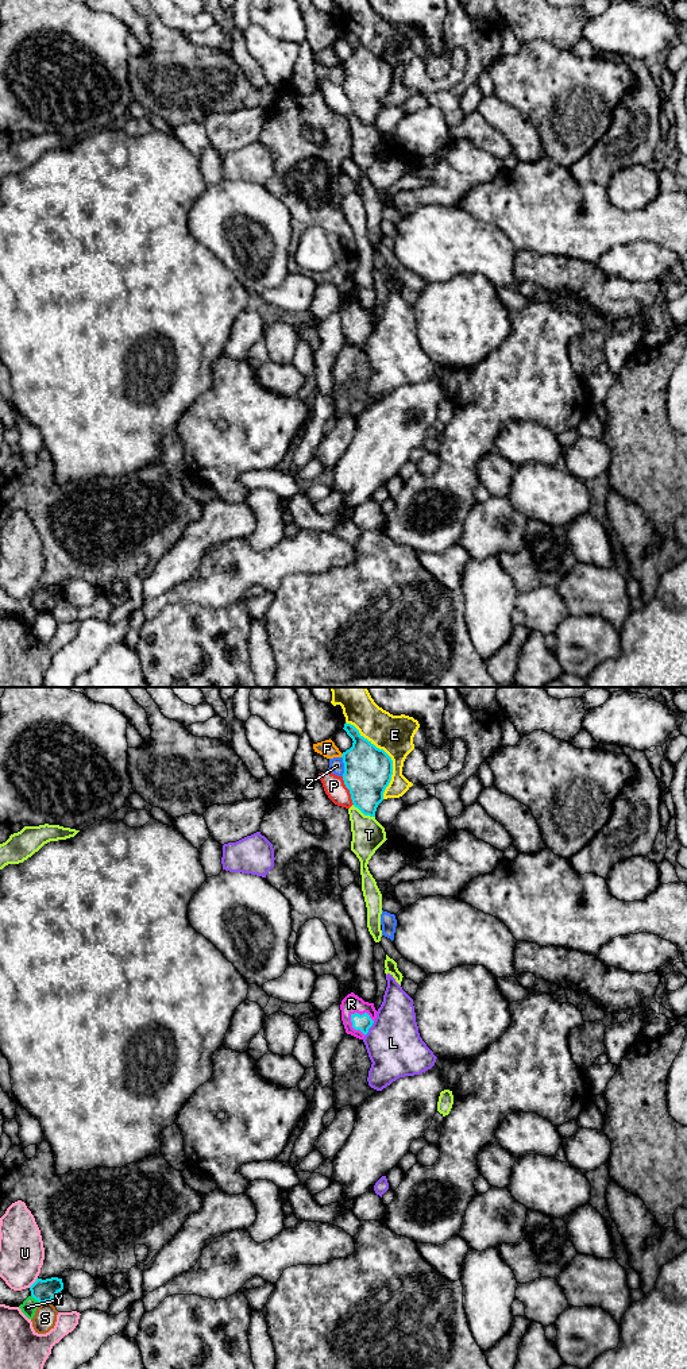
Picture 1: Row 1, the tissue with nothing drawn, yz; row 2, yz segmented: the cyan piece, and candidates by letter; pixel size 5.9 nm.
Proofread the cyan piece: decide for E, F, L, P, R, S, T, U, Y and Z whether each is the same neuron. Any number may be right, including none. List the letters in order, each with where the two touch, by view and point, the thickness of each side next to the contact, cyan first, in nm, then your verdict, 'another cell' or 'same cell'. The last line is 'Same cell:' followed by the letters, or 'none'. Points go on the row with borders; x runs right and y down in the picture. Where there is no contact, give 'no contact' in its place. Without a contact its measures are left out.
E: meets cyan in yz at (389, 756); 280 nm thick on the cyan side, 220 nm on the other; another cell
F: meets cyan in yz at (342, 755); 280 nm thick on the cyan side, 100 nm on the other; another cell
L: meets cyan in yz at (369, 1028); 100 nm thick on the cyan side, 320 nm on the other; another cell
P: meets cyan in yz at (348, 789); 280 nm thick on the cyan side, 130 nm on the other; another cell
R: meets cyan in yz at (352, 1026); 100 nm thick on the cyan side, 110 nm on the other; same cell
S: meets cyan in yz at (45, 1302); 130 nm thick on the cyan side, 140 nm on the other; another cell
T: meets cyan in yz at (363, 813); 280 nm thick on the cyan side, 190 nm on the other; another cell
U: meets cyan in yz at (34, 1283); 130 nm thick on the cyan side, 260 nm on the other; another cell
Y: meets cyan in yz at (35, 1299); 130 nm thick on the cyan side, 90 nm on the other; another cell
Z: meets cyan in yz at (344, 766); 280 nm thick on the cyan side, 90 nm on the other; another cell
Same cell: R

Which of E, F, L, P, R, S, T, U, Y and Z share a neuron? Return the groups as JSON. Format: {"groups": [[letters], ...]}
{"groups": [["E"], ["F"], ["L"], ["P"], ["R"], ["S"], ["T", "Z"], ["U"], ["Y"]]}

